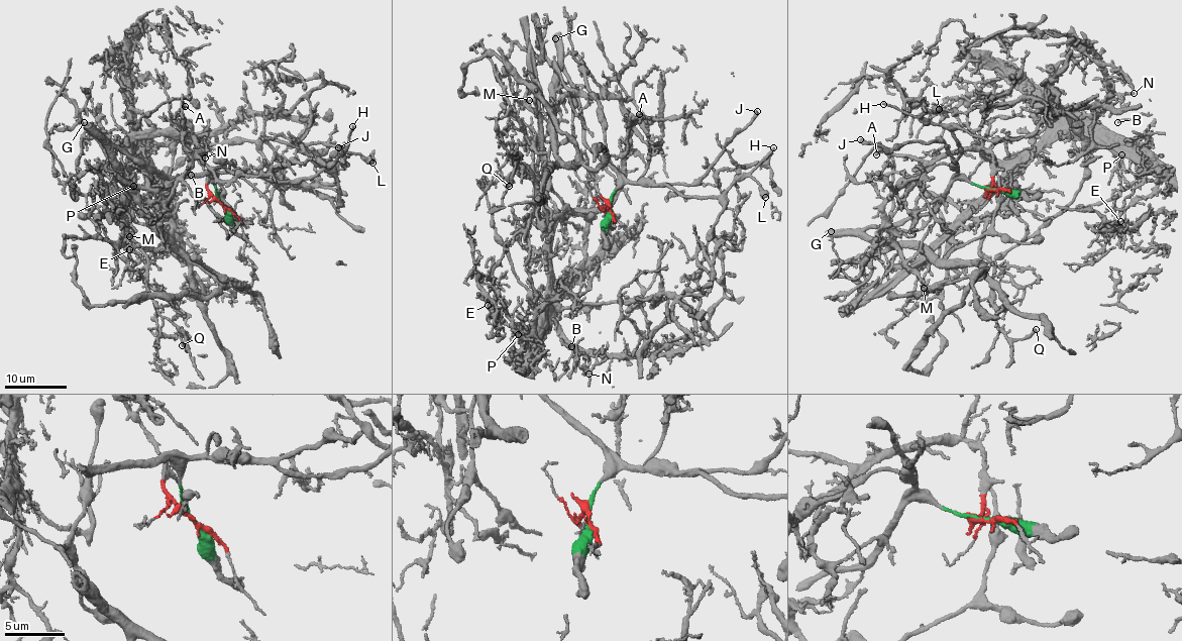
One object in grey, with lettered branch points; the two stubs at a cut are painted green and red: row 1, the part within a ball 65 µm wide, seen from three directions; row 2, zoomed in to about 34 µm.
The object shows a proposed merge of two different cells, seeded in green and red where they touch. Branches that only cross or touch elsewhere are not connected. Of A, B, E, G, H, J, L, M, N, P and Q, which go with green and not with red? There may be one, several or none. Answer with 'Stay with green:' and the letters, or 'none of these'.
Stay with green: G, H, J, L

